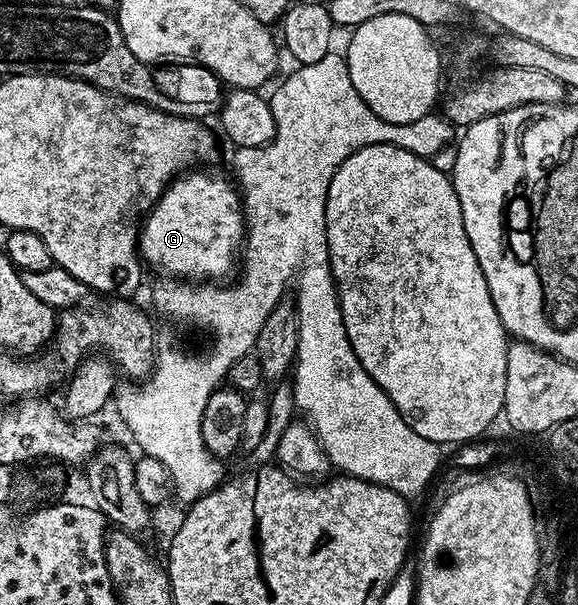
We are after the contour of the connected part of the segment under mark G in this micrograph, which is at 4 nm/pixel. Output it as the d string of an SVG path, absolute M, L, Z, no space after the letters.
M189 169L176 176L140 224L139 254L142 260L162 271L162 276L182 281L221 281L224 275L232 271L234 274L247 228L238 188L230 180L229 183L221 175L212 175L209 169Z

